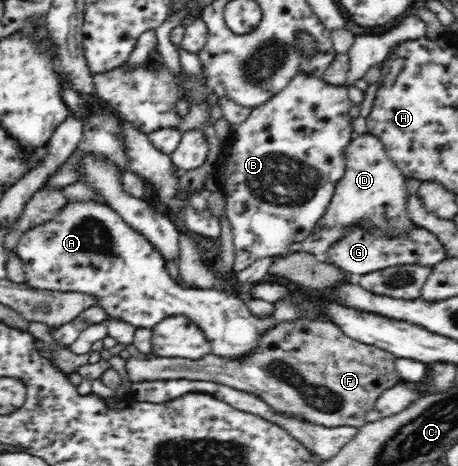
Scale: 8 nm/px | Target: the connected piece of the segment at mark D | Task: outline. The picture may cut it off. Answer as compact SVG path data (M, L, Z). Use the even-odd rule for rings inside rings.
M367 133L358 136L354 135L345 146L343 155L344 161L346 161L343 177L335 184L335 195L333 195L333 199L329 202L326 212L322 215L322 226L302 241L303 252L313 254L315 257L327 253L327 249L332 246L332 243L335 243L342 236L344 227L351 224L369 222L369 226L373 228L375 234L398 234L399 232L406 232L415 224L408 216L408 211L406 210L407 199L410 197L406 186L406 177L395 165L395 162L391 161L380 138Z

